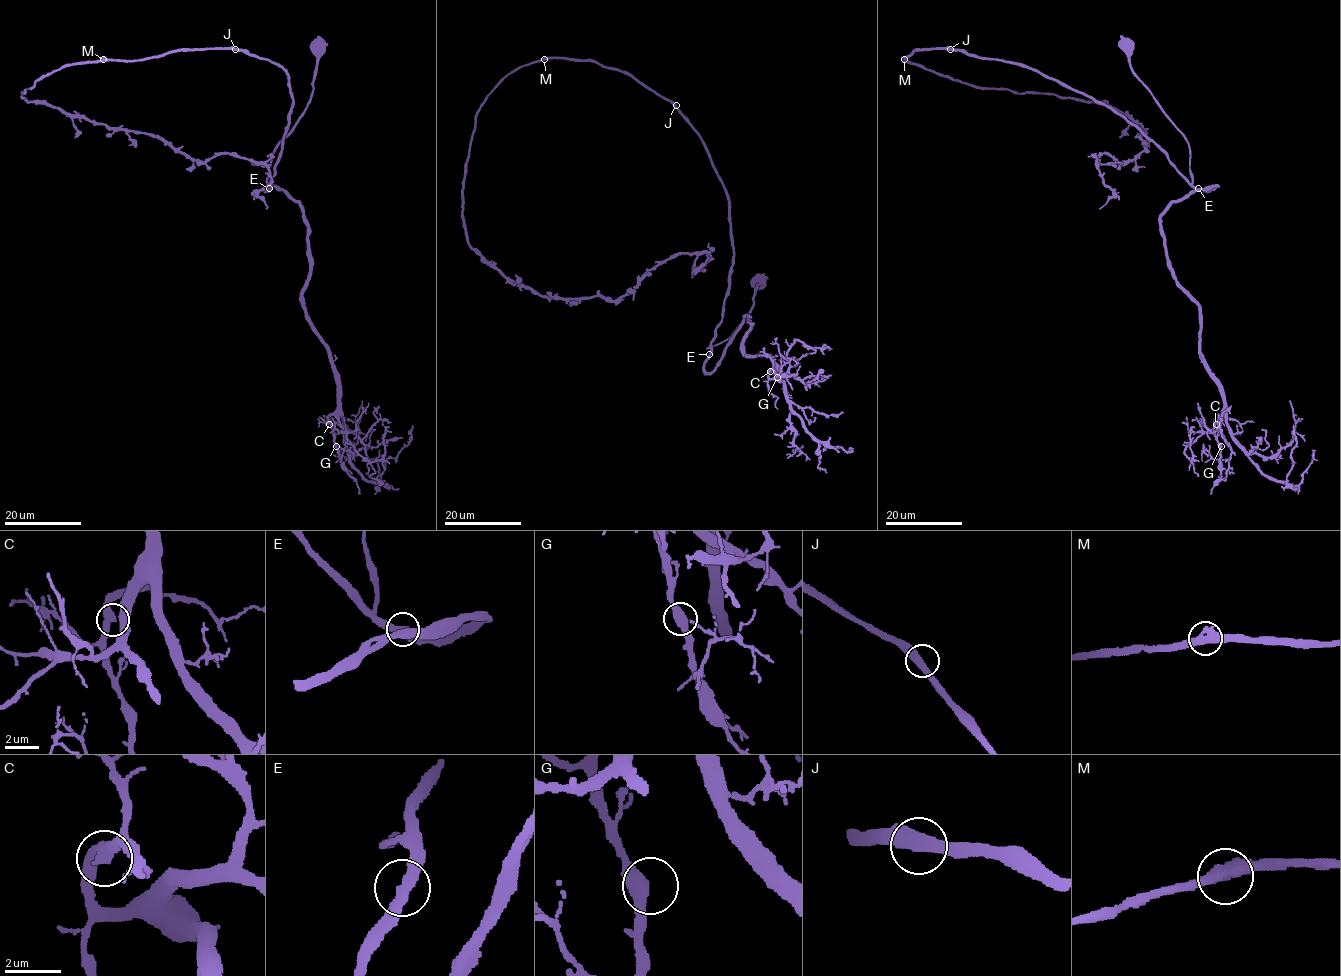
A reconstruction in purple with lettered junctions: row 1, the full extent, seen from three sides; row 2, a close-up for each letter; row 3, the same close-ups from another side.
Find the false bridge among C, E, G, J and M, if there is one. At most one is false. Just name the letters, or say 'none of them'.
none of them

